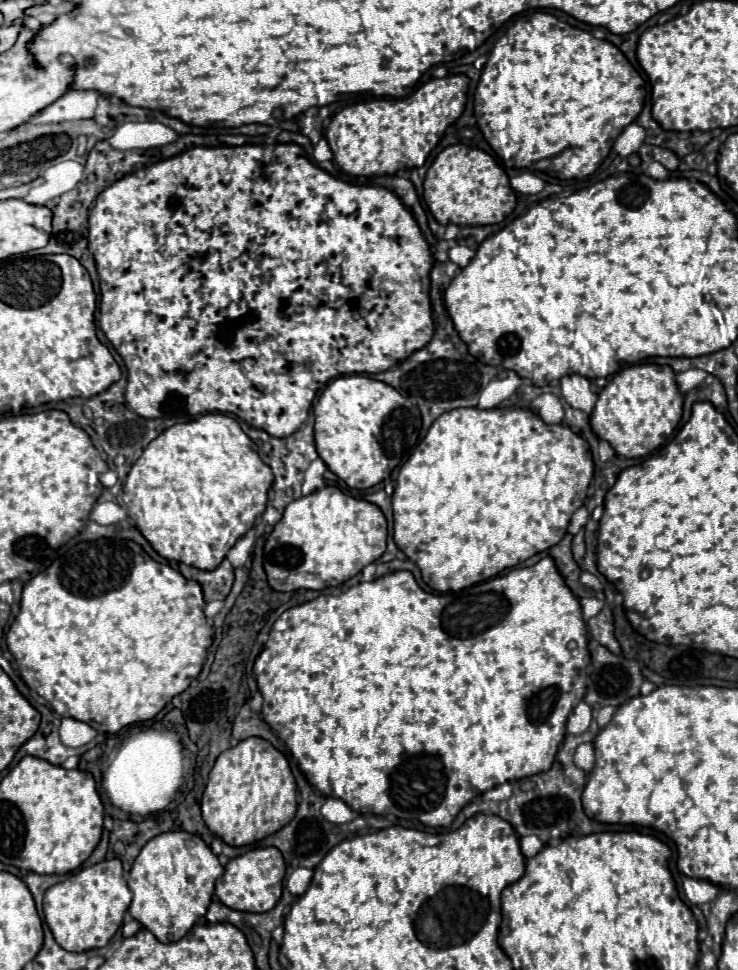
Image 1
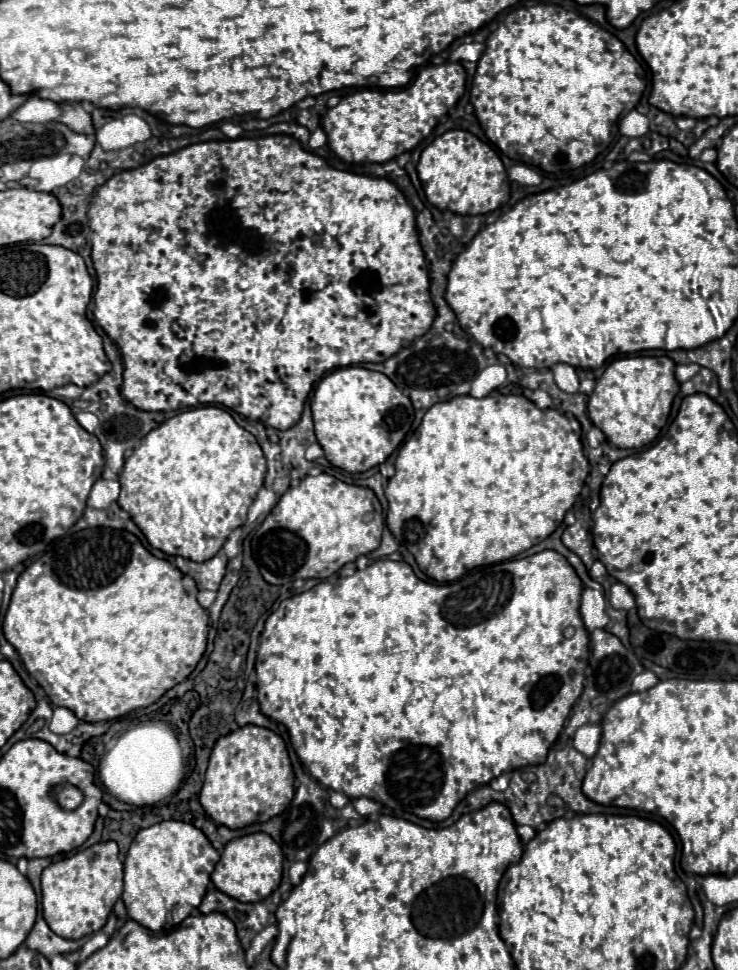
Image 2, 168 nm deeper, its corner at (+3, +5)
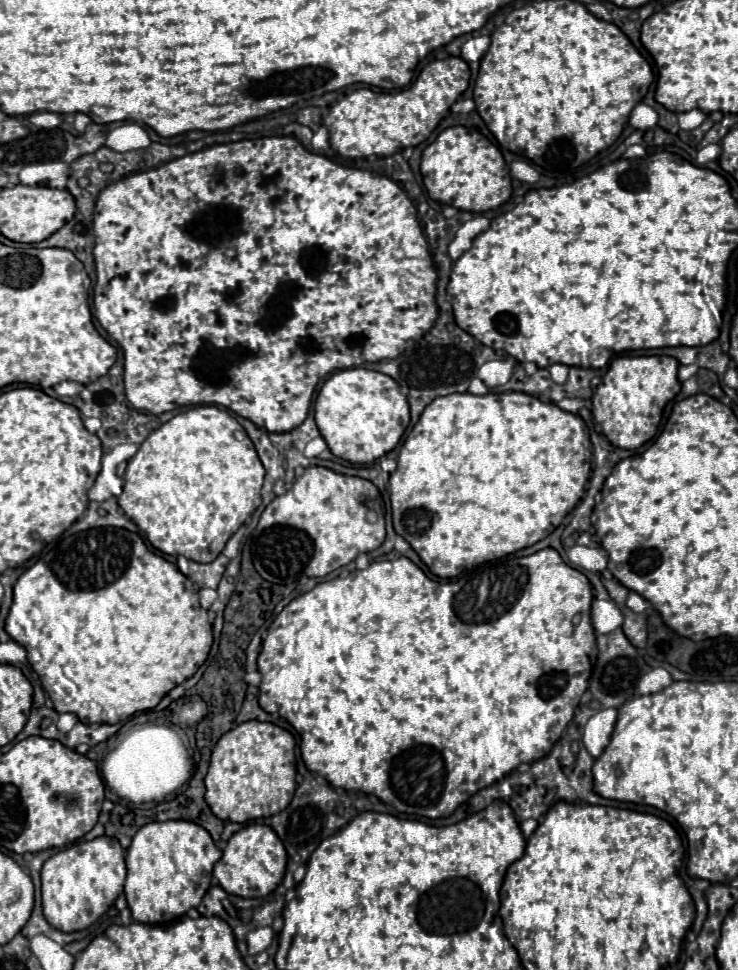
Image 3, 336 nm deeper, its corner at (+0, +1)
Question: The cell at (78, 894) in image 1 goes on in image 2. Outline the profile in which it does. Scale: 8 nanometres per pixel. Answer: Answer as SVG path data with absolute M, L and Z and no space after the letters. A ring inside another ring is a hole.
M99 842L47 866L41 876L41 890L43 916L55 934L61 938L79 940L99 932L107 924L115 902L123 894L123 864L119 860L117 844Z

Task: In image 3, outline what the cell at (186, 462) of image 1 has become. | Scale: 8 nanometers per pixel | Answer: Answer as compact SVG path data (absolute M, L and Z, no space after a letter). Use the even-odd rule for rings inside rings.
M194 406L186 412L180 412L176 414L172 420L168 420L166 424L162 424L158 430L154 430L144 442L142 446L138 448L136 456L128 460L128 468L126 468L126 474L124 474L124 492L118 496L118 504L120 508L126 512L126 516L146 534L148 542L158 548L160 552L164 554L172 554L172 556L186 556L188 560L194 560L194 562L212 562L226 546L228 538L246 522L246 518L260 506L260 490L262 490L262 482L264 482L264 466L256 454L256 448L252 444L252 440L248 438L246 430L226 412L226 410L220 410L216 406Z

